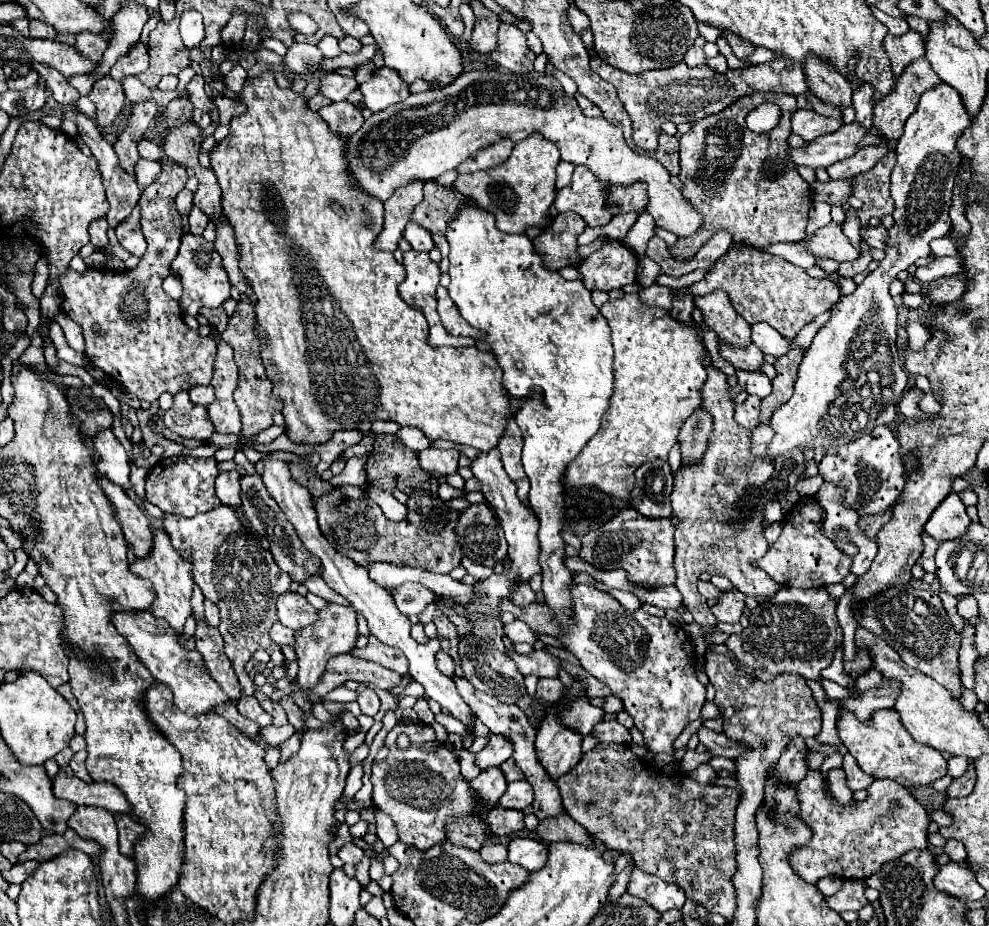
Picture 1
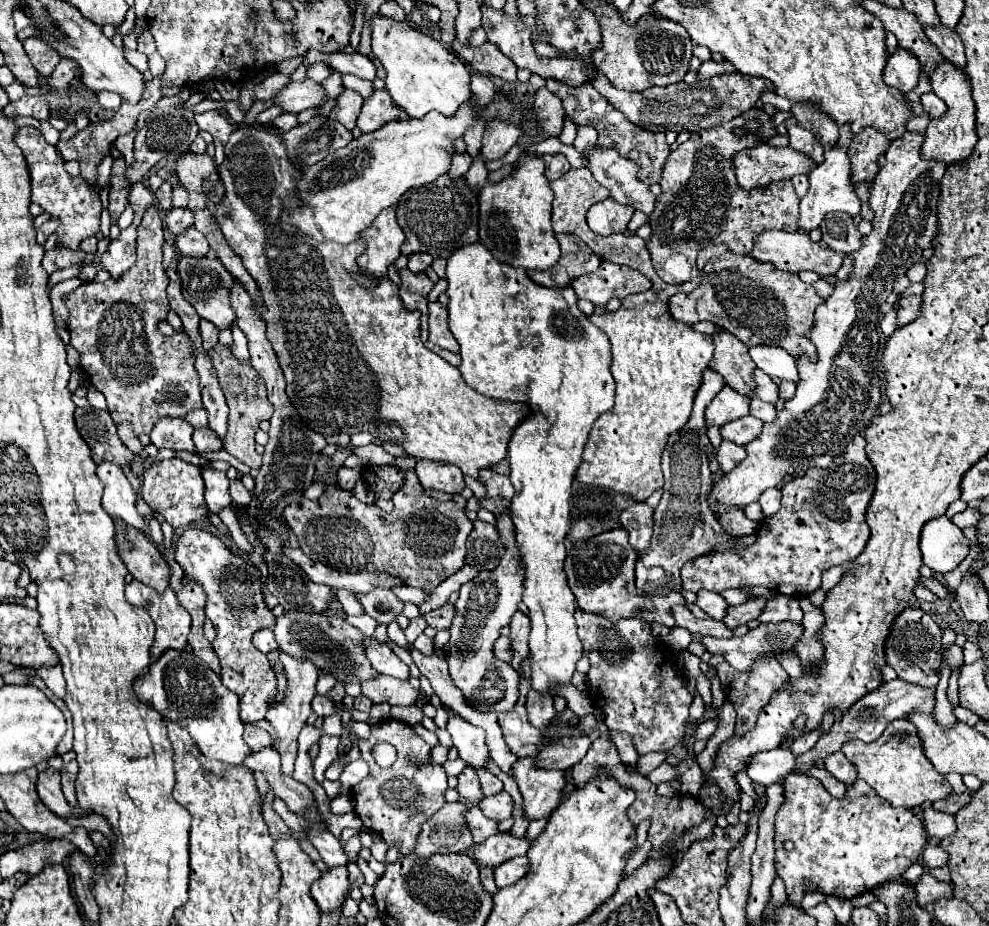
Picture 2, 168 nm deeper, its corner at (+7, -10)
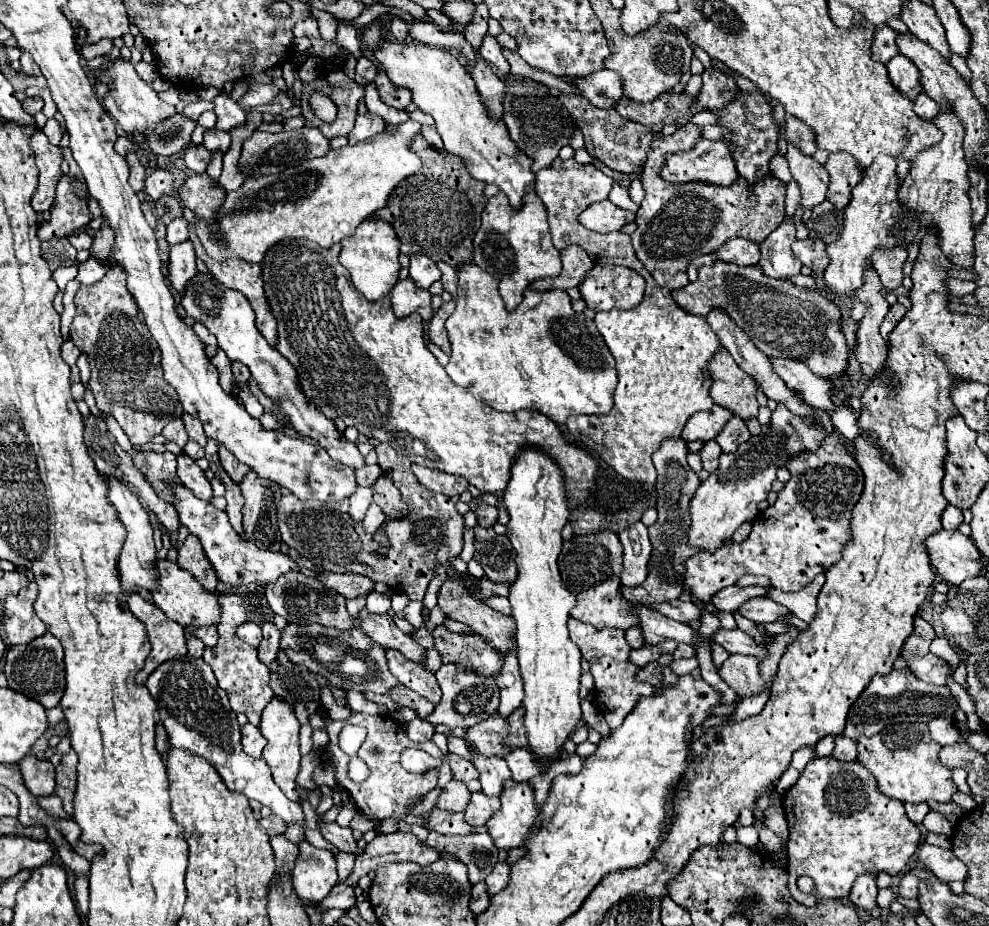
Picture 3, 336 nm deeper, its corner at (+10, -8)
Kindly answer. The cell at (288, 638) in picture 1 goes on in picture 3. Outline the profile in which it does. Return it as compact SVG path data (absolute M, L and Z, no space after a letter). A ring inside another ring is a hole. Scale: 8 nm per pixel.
M244 622L236 630L236 634L238 634L238 638L242 638L244 642L248 642L254 648L258 648L260 642L262 642L262 630L260 630L260 626L256 622Z

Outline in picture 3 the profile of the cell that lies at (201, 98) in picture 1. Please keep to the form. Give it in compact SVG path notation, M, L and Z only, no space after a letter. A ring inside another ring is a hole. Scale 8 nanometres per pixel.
M210 128L206 130L204 134L204 146L214 152L214 150L220 150L220 152L226 152L228 146L230 146L230 134L228 132L218 132L218 128Z

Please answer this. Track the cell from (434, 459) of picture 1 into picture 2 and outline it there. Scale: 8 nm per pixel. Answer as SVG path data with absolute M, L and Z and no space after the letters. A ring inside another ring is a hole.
M417 462L417 478L425 490L437 490L445 494L461 494L465 480L457 466L441 466L441 462Z

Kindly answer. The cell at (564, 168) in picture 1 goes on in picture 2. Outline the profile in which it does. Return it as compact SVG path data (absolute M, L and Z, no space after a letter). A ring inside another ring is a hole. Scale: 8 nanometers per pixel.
M537 154L539 158L543 158L545 162L545 176L547 180L555 180L559 178L563 172L567 172L571 166L567 162L567 158L563 154Z

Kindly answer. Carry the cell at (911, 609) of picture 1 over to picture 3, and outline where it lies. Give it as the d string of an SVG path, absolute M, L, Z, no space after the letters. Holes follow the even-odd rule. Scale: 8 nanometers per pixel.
M916 616L914 630L906 638L900 656L906 660L906 668L910 668L910 672L914 672L914 676L918 676L920 680L928 684L946 684L950 668L928 648L934 638L934 628L924 618Z

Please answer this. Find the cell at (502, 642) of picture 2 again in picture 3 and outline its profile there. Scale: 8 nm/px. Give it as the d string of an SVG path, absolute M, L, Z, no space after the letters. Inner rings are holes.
M438 626L432 636L436 640L436 650L442 654L444 664L456 662L462 664L462 668L474 668L484 676L496 676L504 664L502 654L480 636L454 634L448 632L444 626Z

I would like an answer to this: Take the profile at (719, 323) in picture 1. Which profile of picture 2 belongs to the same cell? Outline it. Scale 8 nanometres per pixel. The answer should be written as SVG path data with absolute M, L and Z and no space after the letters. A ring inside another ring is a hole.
M727 332L715 334L713 340L715 356L709 362L709 368L723 376L725 386L747 398L755 398L757 384L753 380L753 372L757 366L749 358L749 348L739 338L733 338L733 334Z

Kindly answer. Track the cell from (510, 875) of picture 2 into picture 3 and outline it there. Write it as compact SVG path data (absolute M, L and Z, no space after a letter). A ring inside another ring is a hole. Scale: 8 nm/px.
M498 862L494 866L494 870L486 876L486 886L490 894L500 892L500 888L504 888L510 880L510 864L508 862Z

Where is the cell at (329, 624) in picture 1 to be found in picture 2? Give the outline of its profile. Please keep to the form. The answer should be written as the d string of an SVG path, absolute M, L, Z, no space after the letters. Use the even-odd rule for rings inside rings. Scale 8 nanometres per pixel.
M281 652L281 664L283 664L283 670L285 670L285 676L287 676L285 698L275 708L271 708L265 718L277 732L277 744L273 744L273 748L281 756L281 772L291 776L293 774L293 764L295 764L295 758L297 758L297 736L299 736L301 728L307 724L307 720L313 712L311 710L311 700L317 694L315 684L317 684L317 678L319 678L319 670L313 664L309 664L309 660L295 660L295 658L289 658L285 652Z

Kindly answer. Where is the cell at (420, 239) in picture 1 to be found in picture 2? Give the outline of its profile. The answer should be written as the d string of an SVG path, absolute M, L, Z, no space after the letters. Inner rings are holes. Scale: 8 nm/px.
M411 254L409 256L409 270L415 270L415 272L425 272L429 266L431 266L433 258L429 254Z

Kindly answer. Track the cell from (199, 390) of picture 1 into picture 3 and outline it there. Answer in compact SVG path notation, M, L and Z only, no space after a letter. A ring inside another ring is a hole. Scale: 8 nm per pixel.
M184 414L182 420L184 420L186 432L190 434L190 438L196 440L200 446L206 446L206 434L202 432L202 422L194 420L194 416L190 416L190 414Z

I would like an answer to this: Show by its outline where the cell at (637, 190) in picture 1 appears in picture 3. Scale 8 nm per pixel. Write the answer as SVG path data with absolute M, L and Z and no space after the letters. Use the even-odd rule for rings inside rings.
M610 200L590 204L578 216L578 220L580 220L582 226L586 226L588 230L594 230L594 232L600 232L600 234L608 234L608 232L620 230L624 224L634 222L634 218L636 218L634 212L622 210L622 208L614 206Z

